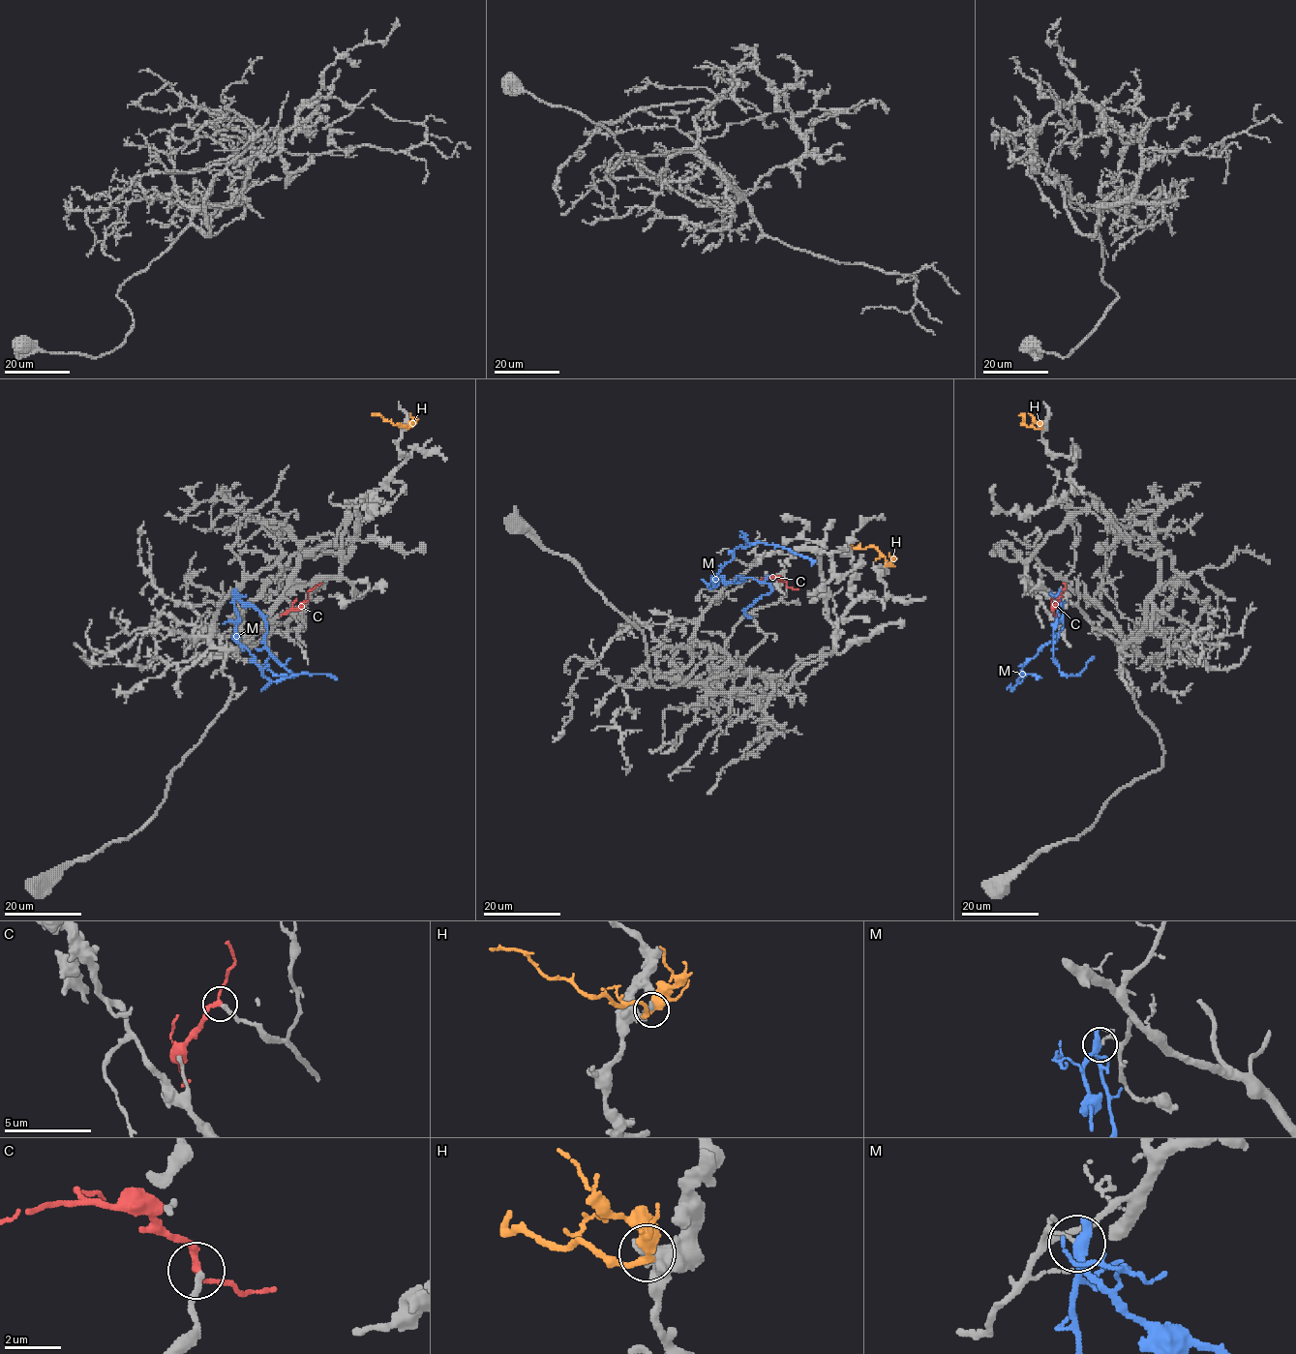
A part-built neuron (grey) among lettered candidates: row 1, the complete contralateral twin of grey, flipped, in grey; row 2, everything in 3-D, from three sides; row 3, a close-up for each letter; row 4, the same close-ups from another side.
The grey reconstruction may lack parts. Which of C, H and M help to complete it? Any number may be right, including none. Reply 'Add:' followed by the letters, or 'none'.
Add: C

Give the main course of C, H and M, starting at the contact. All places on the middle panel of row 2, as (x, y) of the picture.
C: (787, 586), (776, 577), (759, 579)
H: (887, 564), (886, 557), (873, 545), (859, 548), (851, 544)
M: (712, 584), (717, 586), (713, 579), (738, 546), (763, 542), (790, 549), (816, 562)

